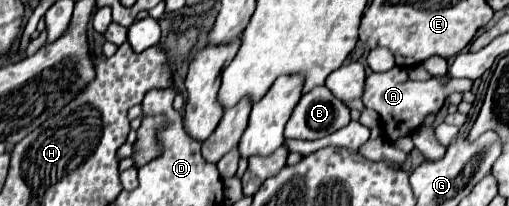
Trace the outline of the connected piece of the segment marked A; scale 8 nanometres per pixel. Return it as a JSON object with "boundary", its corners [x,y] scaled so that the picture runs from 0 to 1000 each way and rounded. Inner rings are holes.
{"boundary":[[[778,320],[778,330],[762,340],[762,350],[750,350],[750,359],[727,350],[719,369],[711,495],[715,495],[715,524],[731,524],[735,544],[743,544],[747,592],[750,592],[747,612],[750,612],[750,631],[758,650],[754,670],[762,689],[778,689],[782,670],[809,660],[829,612],[829,592],[837,583],[837,563],[864,544],[864,524],[872,515],[876,466],[900,442],[923,442],[927,413],[929,393],[916,379],[888,379],[880,408],[868,408],[857,379],[845,379],[837,398],[813,398],[813,388],[802,379],[802,340],[798,330]],[[802,544],[806,544],[806,563],[798,563]],[[829,544],[833,544],[833,563],[829,563]]]}

